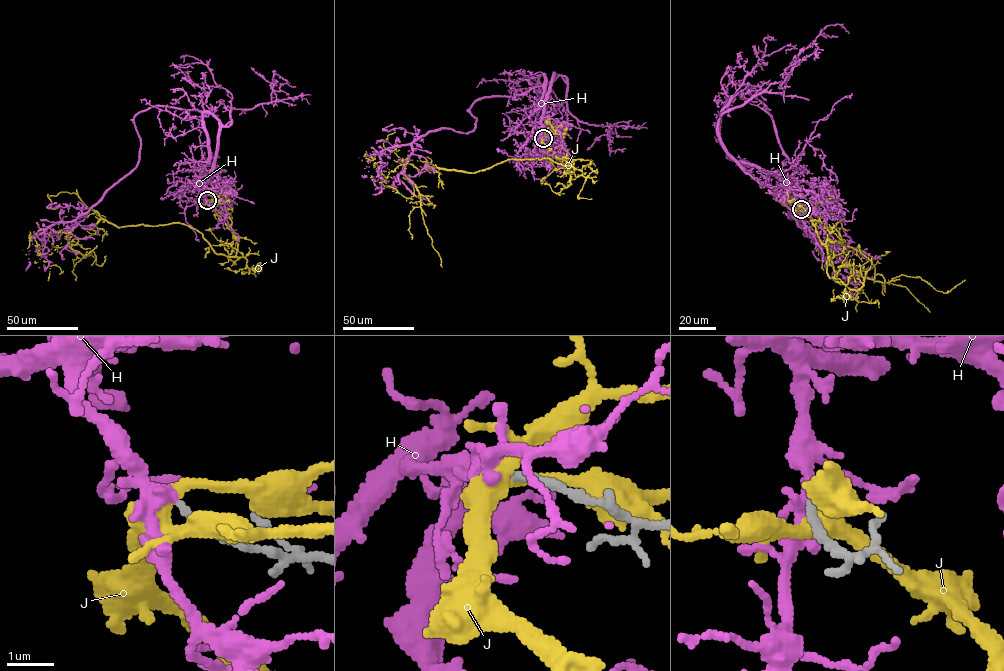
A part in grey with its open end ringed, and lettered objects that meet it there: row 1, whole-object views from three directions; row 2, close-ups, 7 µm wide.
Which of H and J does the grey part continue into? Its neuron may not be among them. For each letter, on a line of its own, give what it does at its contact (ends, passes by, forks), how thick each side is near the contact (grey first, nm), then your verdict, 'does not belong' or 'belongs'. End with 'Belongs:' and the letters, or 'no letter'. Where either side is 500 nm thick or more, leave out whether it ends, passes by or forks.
H: it forks there; 180 nm thick on the grey side, 180 nm on the other; belongs
J: it forks there; 180 nm thick on the grey side, 360 nm on the other; does not belong
Belongs: H

